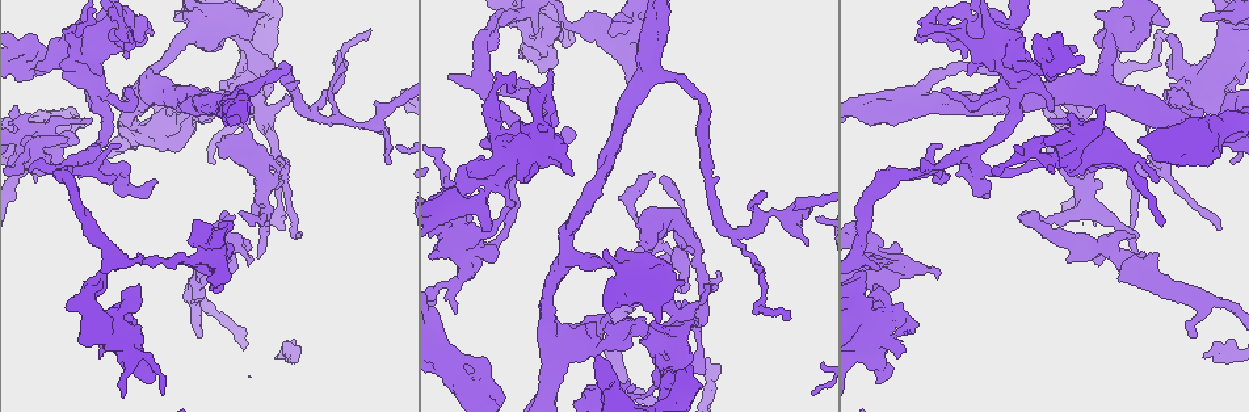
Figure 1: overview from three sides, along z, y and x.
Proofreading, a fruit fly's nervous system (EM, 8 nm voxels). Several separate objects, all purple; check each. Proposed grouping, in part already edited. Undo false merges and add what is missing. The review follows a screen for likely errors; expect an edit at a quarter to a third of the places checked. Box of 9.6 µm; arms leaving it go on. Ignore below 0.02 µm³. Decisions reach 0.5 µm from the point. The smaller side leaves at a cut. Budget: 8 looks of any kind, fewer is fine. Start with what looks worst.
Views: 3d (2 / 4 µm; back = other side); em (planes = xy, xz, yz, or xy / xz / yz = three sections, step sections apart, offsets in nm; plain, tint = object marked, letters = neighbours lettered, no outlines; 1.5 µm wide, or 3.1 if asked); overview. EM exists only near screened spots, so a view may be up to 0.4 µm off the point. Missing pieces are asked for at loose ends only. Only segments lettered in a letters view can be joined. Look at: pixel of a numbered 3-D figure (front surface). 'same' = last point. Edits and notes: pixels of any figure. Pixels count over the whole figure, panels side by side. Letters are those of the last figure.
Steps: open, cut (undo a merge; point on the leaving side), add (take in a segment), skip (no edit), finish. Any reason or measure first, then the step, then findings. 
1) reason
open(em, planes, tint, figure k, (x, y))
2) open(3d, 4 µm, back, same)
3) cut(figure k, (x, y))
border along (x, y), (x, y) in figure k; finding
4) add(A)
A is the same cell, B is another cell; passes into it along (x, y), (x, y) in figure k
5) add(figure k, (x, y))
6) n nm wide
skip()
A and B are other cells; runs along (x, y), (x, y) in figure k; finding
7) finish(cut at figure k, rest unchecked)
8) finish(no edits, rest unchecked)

thick end
open(em, planes, letters, figure 1, (41, 109))

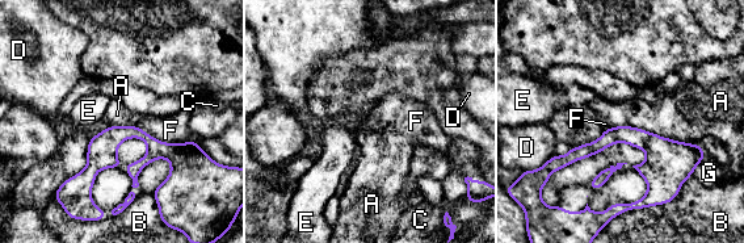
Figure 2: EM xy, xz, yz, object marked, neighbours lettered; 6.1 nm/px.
A touches over 550 nm
skip()
A, B, C, D, E, F and G are other cells; runs along (700, 154), (609, 137), (558, 159) in figure 2; none of them fits

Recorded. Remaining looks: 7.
side arm on a straight run
open(3d, 4 µm, back, figure 1, (489, 86))

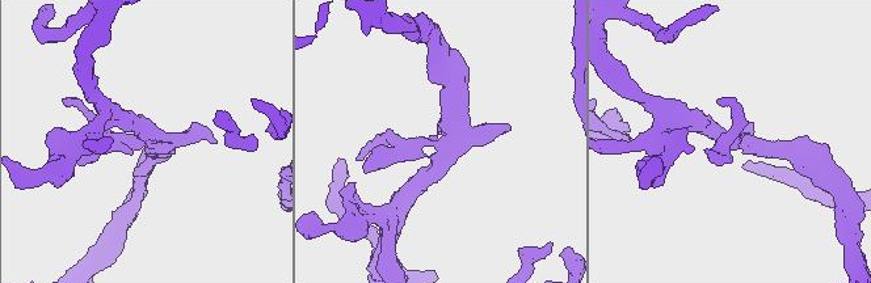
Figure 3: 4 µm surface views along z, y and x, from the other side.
shape alone is not enough
open(em, xy, step 8, tint, figure 3, (148, 142))

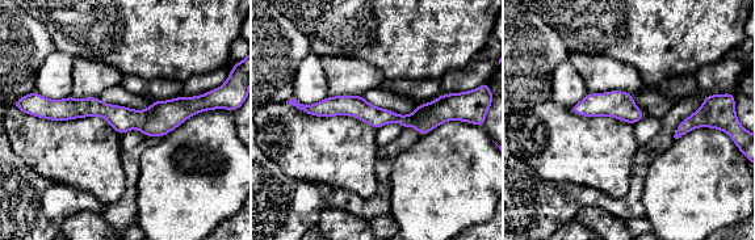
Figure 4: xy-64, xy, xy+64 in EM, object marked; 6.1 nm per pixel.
cut it another way
open(em, planes, letters, same)

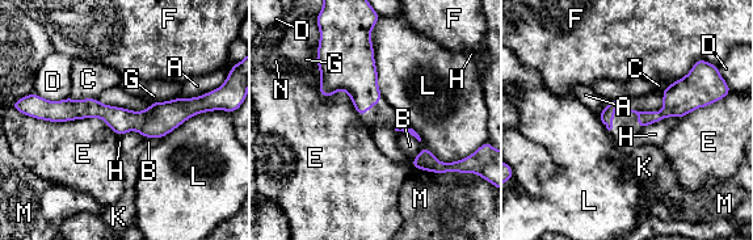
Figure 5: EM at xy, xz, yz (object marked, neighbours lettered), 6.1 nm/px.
E touches over 480 nm
skip()
A, B, C, D, E, F, G, H, K, L, M and N are other cells; border along (96, 99), (131, 110), (151, 104) in figure 5; one neuron here

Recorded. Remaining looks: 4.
thick turns thin
open(3d, 4 µm, figure 1, (683, 387))

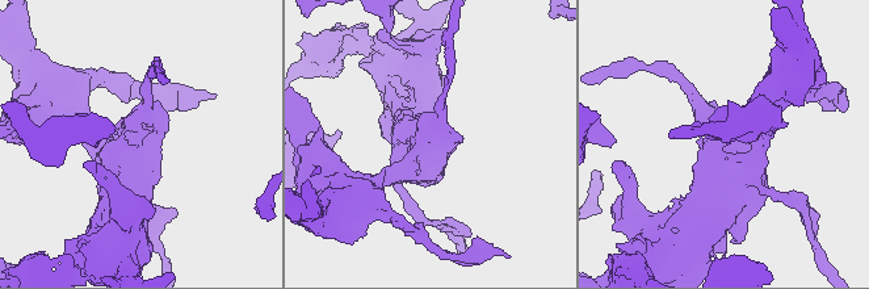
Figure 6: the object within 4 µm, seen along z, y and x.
need the tissue
open(em, planes, letters, figure 6, (432, 145))

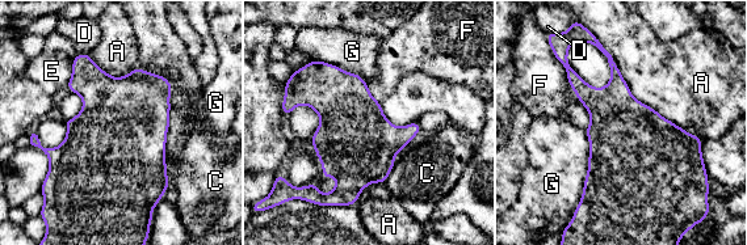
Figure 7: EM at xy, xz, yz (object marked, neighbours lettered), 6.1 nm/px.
skip()
A, C, D, E, F and G are other cells; continuous, no second neuron

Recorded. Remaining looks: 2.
finish(no edits, rest unchecked)

